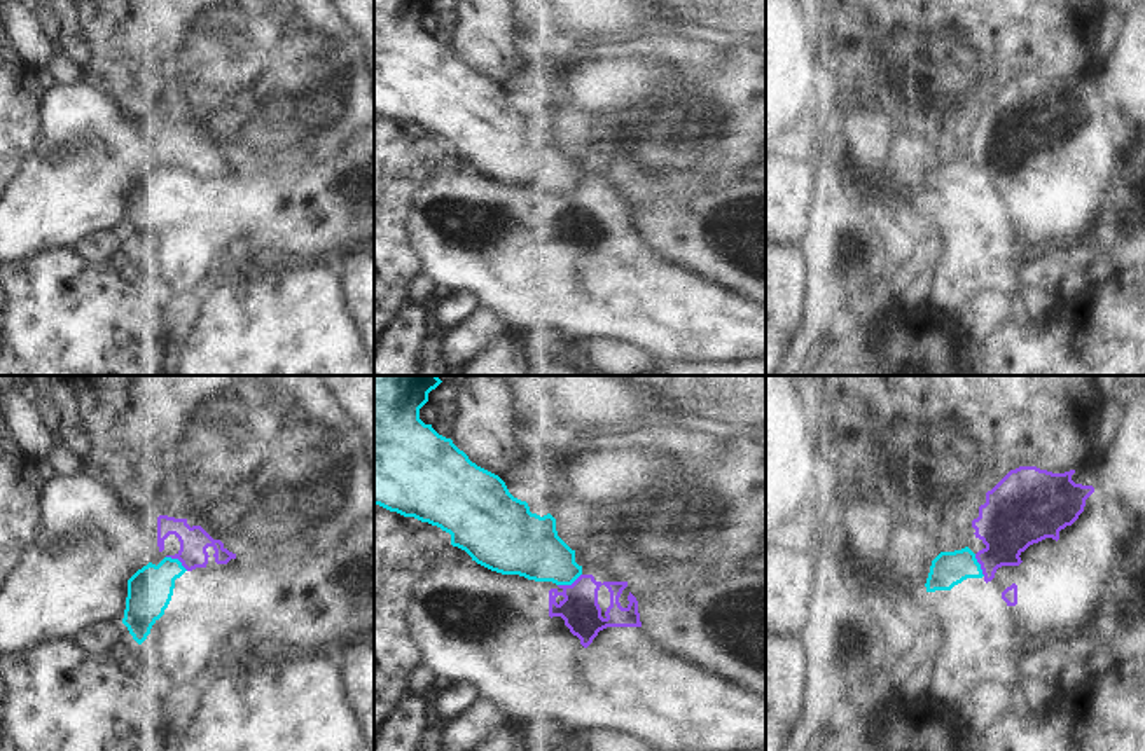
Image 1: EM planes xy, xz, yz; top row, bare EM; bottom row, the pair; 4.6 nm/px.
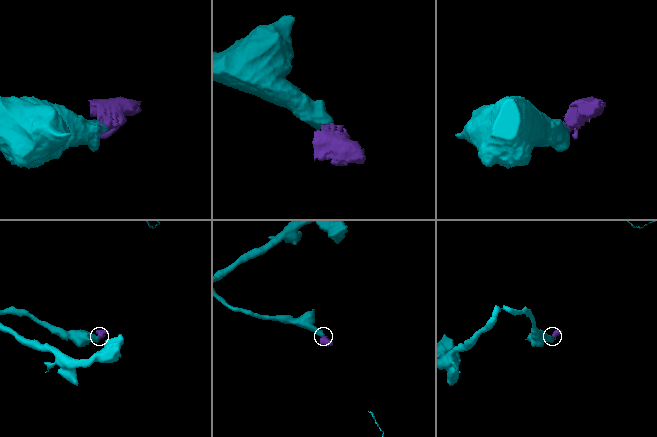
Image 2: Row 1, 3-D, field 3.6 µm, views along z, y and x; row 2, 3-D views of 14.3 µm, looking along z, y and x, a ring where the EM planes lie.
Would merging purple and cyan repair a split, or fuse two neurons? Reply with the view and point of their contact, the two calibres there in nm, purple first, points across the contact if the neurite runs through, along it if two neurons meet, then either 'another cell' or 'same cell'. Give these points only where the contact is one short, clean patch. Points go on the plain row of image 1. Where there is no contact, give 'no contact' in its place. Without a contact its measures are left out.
contact xz (569, 194); calibres 180 and 280 nm; border xz (581, 182), (570, 192), (558, 194); another cell

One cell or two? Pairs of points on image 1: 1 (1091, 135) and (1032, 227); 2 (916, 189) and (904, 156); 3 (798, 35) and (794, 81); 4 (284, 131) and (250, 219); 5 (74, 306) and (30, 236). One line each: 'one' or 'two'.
1: one
2: one
3: one
4: two
5: two

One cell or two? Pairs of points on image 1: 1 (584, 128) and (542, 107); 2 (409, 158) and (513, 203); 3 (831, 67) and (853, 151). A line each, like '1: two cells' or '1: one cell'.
1: one cell
2: two cells
3: two cells

